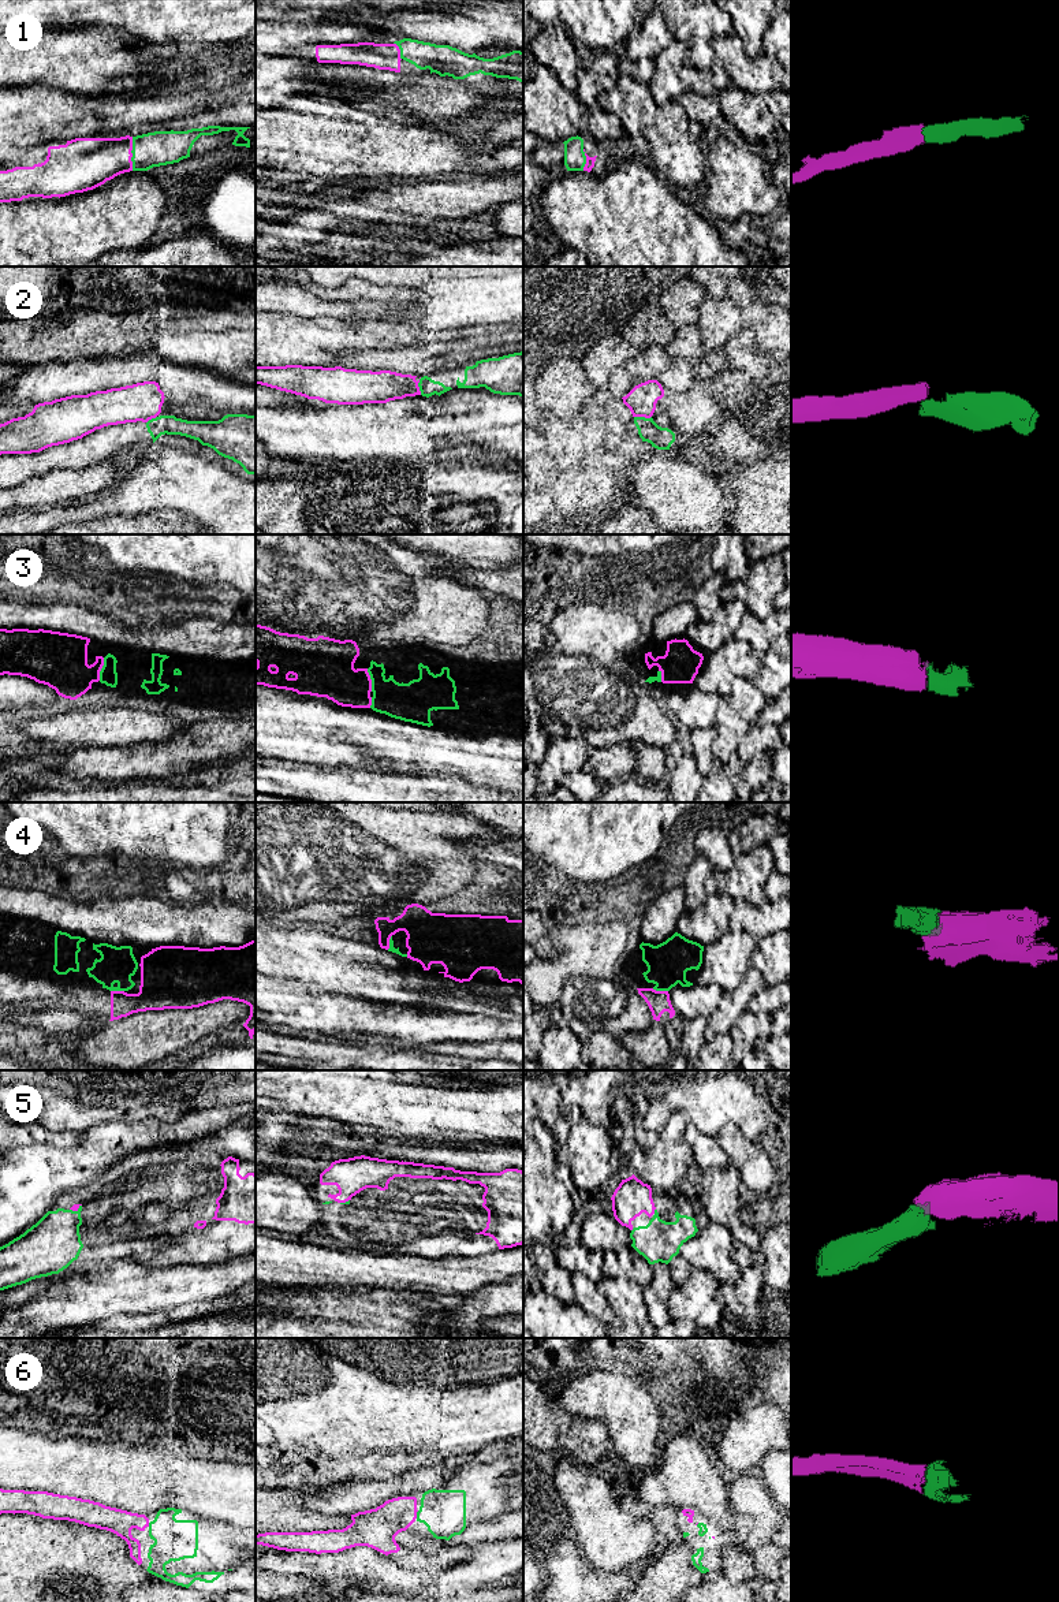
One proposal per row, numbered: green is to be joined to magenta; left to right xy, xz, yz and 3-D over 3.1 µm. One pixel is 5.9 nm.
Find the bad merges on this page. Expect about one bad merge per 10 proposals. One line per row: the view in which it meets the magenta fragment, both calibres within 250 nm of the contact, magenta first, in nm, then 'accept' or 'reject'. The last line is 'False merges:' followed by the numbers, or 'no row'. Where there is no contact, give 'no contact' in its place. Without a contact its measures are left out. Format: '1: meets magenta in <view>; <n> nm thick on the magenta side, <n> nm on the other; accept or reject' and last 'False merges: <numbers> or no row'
1: meets magenta in xy; 280 nm thick on the magenta side, 200 nm on the other; accept
2: meets magenta in yz; 170 nm thick on the magenta side, 130 nm on the other; reject
3: meets magenta in xy; 320 nm thick on the magenta side, 110 nm on the other; accept
4: meets magenta in yz; 130 nm thick on the magenta side, 240 nm on the other; accept
5: meets magenta in yz; 220 nm thick on the magenta side, 240 nm on the other; accept
6: meets magenta in xz; 240 nm thick on the magenta side, 260 nm on the other; accept
False merges: 2

